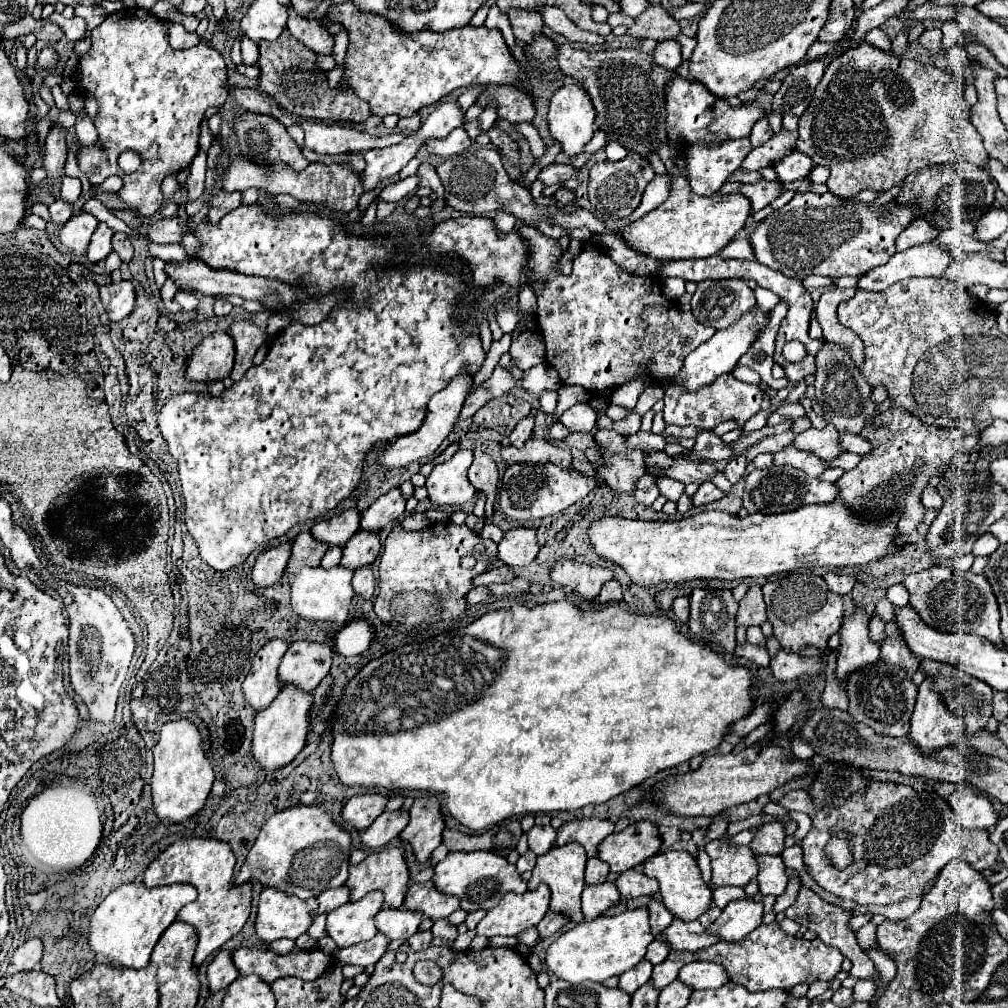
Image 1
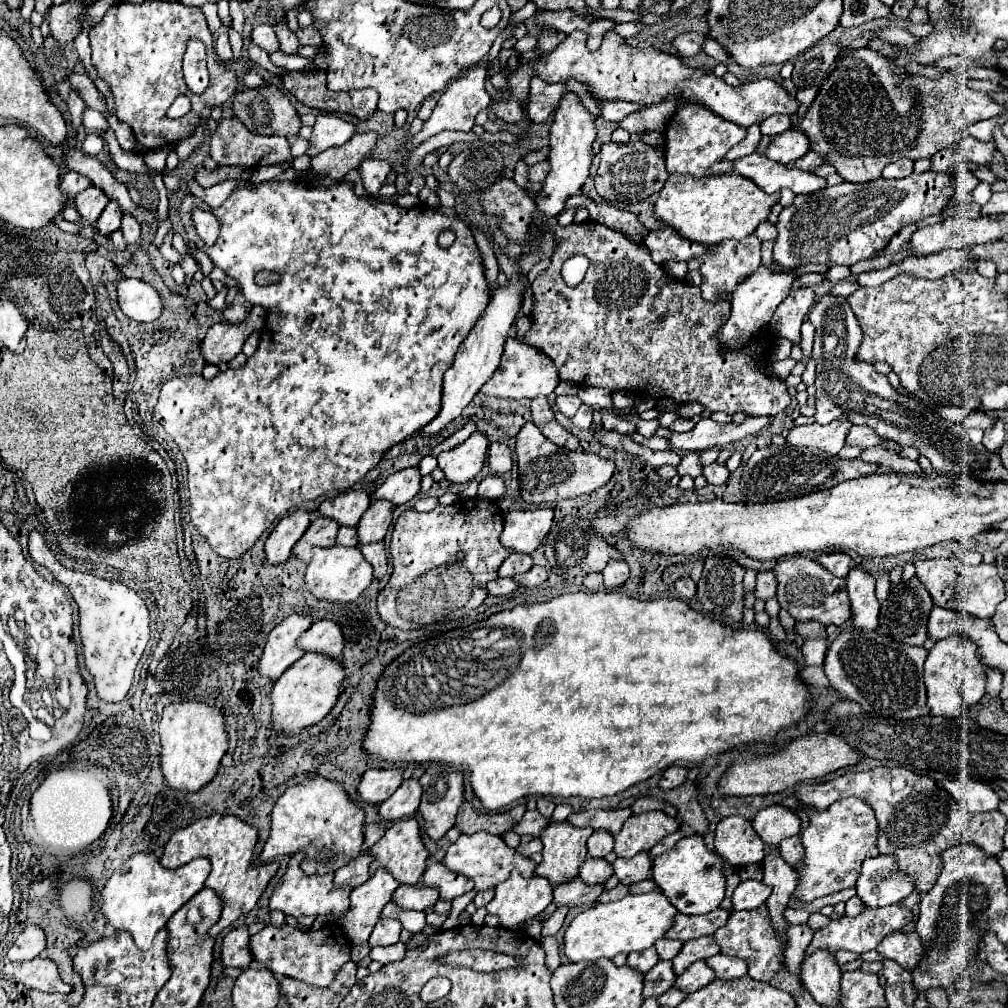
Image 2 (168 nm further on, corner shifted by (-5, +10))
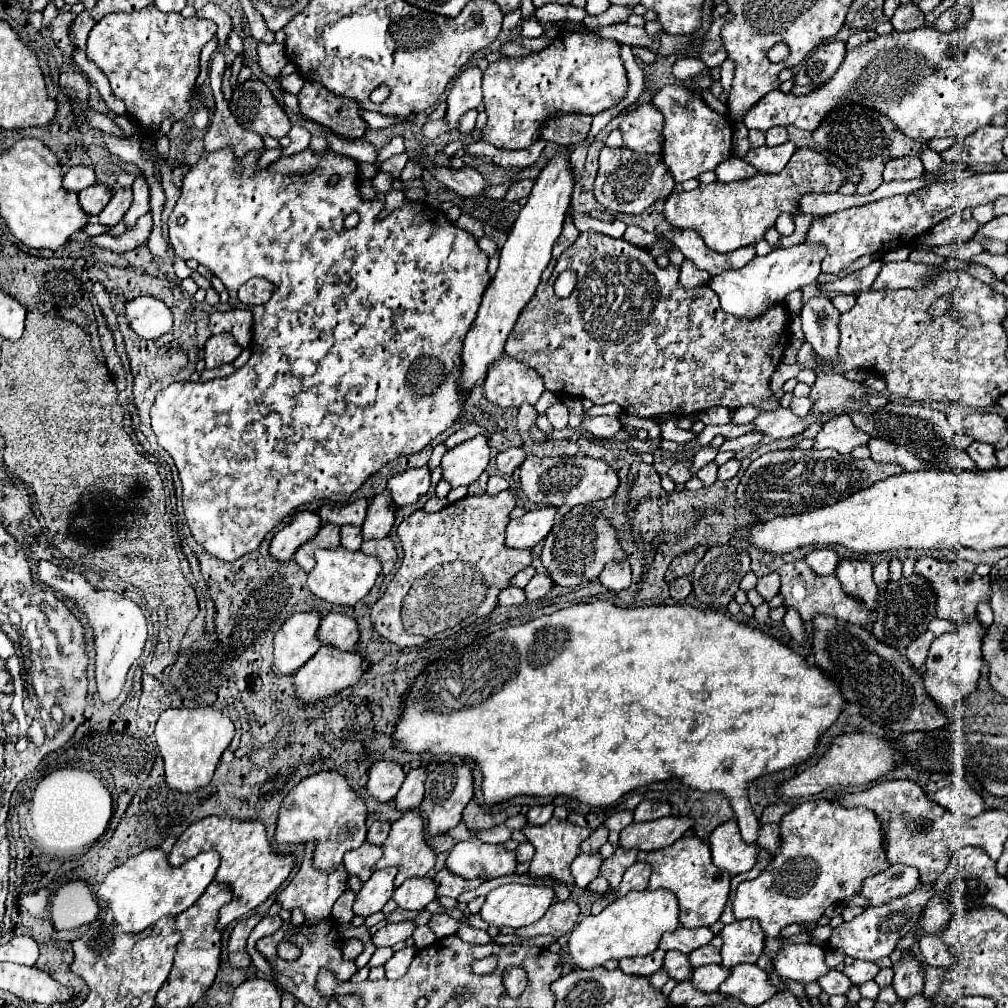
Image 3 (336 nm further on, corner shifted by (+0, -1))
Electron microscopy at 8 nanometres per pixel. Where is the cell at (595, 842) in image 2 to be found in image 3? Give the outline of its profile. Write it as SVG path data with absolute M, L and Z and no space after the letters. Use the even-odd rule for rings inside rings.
M601 824L597 830L593 830L593 834L587 840L583 840L581 852L597 852L605 842L607 842L607 828Z

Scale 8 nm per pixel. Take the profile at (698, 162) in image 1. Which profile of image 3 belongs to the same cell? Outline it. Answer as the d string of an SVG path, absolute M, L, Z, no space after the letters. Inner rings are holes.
M663 86L653 104L665 116L663 128L664 143L662 158L667 168L671 170L677 184L697 178L701 172L715 170L715 166L731 156L731 140L733 140L733 122L727 116L717 114L711 110L699 92L693 92L685 86Z

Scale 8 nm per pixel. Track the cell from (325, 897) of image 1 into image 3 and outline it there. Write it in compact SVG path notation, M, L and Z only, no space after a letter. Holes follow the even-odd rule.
M365 842L363 846L345 852L343 862L345 862L345 868L353 876L357 876L361 882L365 882L365 880L369 880L371 868L381 858L381 854L383 854L383 848L381 846L371 844L371 842Z

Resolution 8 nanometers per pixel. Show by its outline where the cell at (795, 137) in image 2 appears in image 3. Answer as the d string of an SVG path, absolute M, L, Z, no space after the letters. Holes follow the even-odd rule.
M785 142L781 146L775 146L775 148L769 148L769 146L761 146L761 148L749 148L749 152L745 154L745 162L751 164L757 172L763 172L763 174L775 174L775 172L781 172L789 158L793 156L795 152L795 144L793 142Z

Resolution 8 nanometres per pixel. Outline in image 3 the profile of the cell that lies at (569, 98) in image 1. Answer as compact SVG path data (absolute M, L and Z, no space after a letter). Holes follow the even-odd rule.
M563 154L555 156L547 164L547 168L541 170L529 194L527 204L521 208L517 220L513 222L513 228L509 230L509 238L505 246L501 248L499 268L483 294L483 302L479 306L477 318L463 342L463 368L461 368L461 380L459 380L459 386L463 386L463 390L469 392L475 384L483 382L489 366L497 358L501 358L503 346L511 328L515 326L529 298L535 294L537 284L541 280L541 272L547 268L551 260L551 248L561 234L565 212L571 204L573 184L575 180L573 180L569 158Z

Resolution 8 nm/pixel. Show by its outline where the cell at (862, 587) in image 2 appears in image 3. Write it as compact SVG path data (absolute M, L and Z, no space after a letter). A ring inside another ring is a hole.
M839 560L835 576L841 580L847 594L861 600L867 608L877 604L877 586L873 582L873 564L867 560Z

